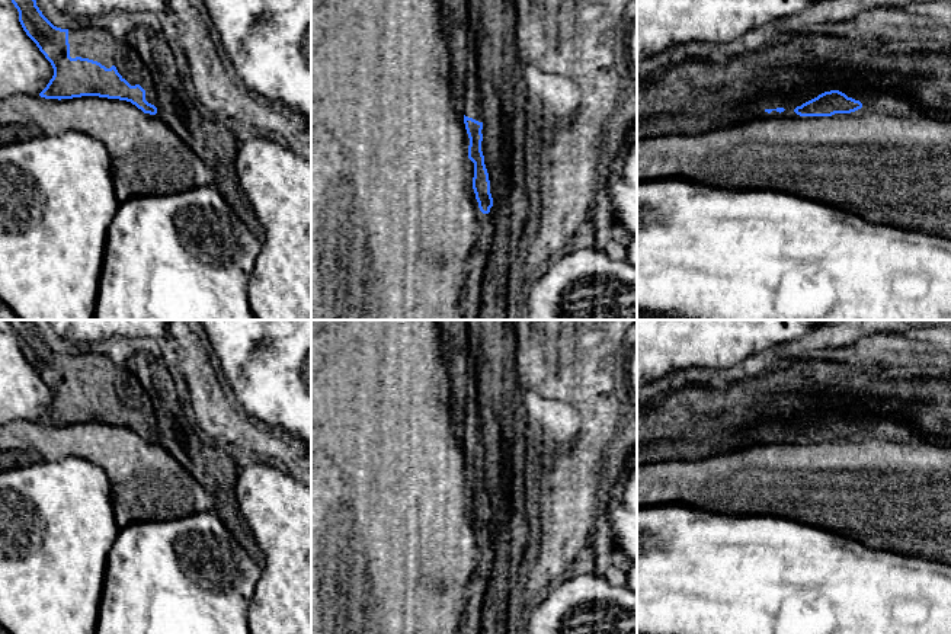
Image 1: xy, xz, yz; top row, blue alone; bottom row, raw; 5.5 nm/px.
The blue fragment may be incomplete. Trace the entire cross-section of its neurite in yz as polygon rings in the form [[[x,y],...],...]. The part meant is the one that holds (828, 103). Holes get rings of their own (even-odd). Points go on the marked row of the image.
[[[830,90],[797,106],[794,112],[800,116],[832,116],[835,113],[851,113],[862,108],[859,100],[848,97],[839,90]]]

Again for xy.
[[[12,0],[19,12],[19,22],[26,35],[51,63],[54,76],[39,93],[45,99],[73,99],[99,96],[127,100],[144,113],[157,113],[156,87],[148,70],[141,63],[134,47],[125,39],[113,36],[108,29],[81,23],[73,29],[54,26],[36,6],[36,0]]]

